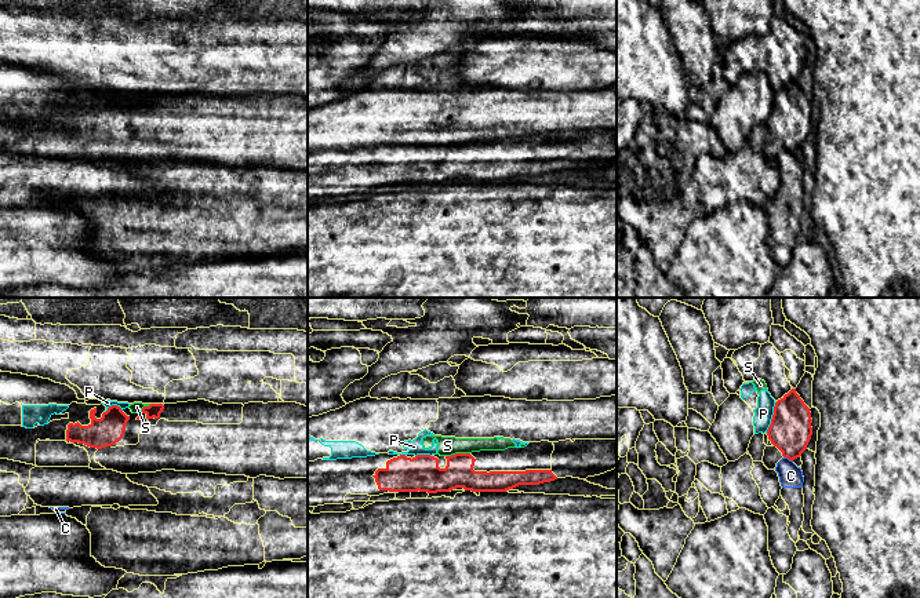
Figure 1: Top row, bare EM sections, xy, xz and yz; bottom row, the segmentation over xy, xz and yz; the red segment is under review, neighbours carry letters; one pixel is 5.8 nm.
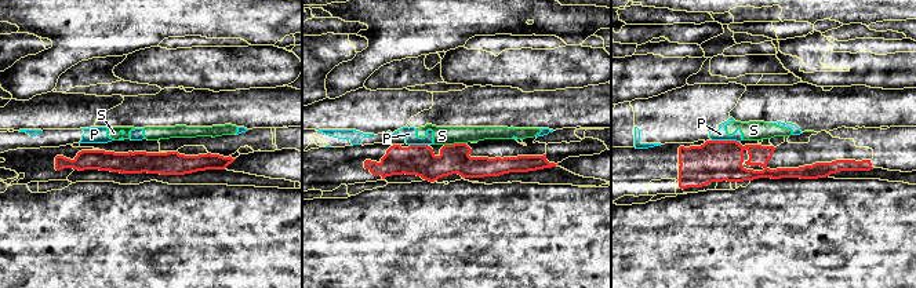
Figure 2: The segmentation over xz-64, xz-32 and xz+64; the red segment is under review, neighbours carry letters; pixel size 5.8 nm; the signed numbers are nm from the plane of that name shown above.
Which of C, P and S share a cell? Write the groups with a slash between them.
C / P S

